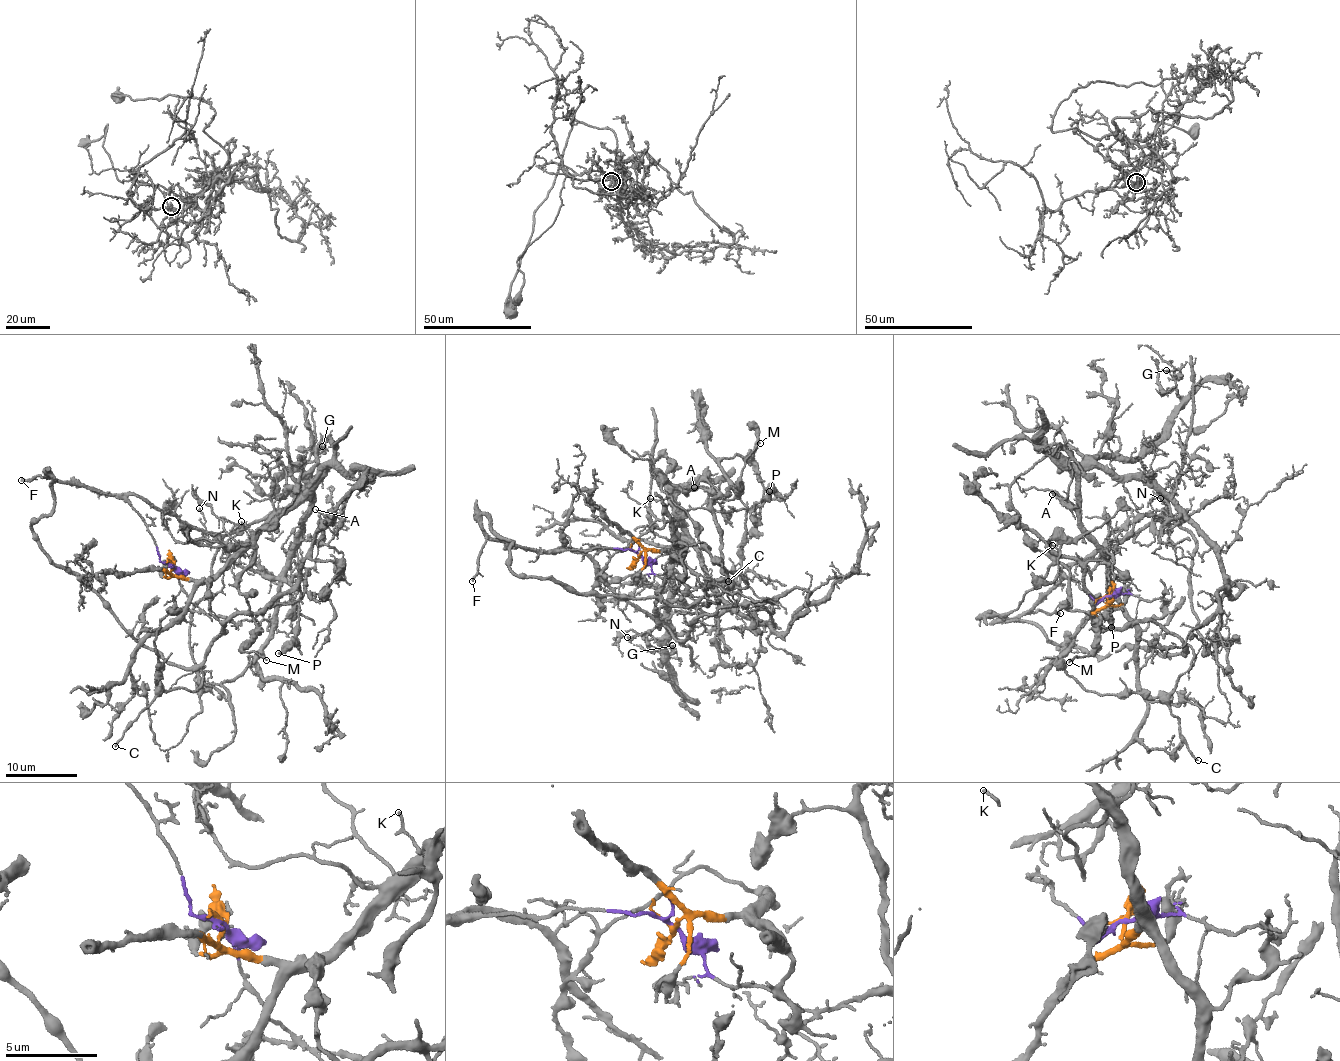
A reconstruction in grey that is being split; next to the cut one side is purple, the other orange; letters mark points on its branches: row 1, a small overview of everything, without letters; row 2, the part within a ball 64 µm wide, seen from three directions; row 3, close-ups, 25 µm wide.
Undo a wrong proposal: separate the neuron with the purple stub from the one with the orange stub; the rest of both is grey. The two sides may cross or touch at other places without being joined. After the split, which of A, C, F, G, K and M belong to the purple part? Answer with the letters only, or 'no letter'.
C, F, K, M

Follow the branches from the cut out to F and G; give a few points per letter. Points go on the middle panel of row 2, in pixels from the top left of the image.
F: (637, 552), (629, 549), (554, 552), (491, 537), (478, 556), (478, 569), (472, 581)
G: (637, 552), (661, 552), (676, 543), (672, 525), (683, 527), (663, 610), (663, 659), (677, 653), (671, 645)

